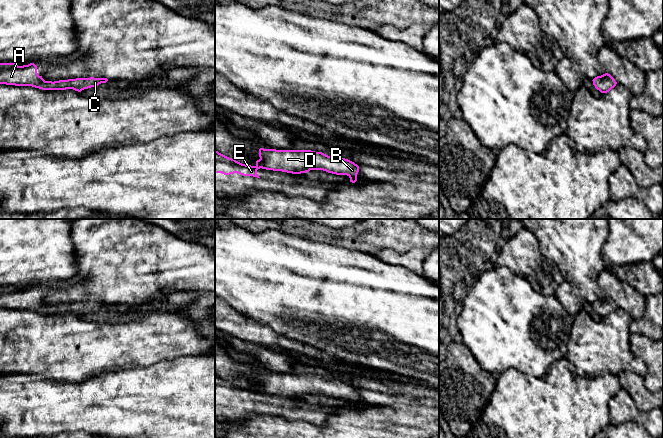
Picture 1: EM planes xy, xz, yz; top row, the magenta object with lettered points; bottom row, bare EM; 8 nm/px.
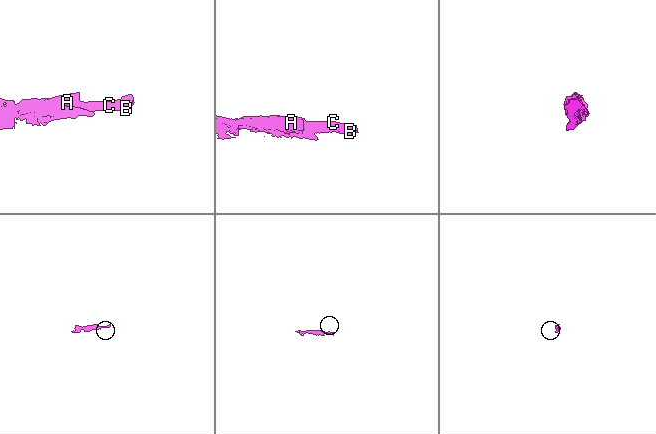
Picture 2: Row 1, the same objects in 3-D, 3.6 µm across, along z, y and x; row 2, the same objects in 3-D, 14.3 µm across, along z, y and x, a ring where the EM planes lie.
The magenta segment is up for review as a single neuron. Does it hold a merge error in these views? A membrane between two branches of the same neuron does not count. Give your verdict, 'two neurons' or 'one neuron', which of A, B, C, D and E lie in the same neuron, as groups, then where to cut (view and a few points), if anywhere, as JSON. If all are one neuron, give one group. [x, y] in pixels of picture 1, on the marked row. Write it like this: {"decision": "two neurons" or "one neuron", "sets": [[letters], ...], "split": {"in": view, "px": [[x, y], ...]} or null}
{"decision": "one neuron", "sets": [["A", "B", "C", "D", "E"]], "split": null}

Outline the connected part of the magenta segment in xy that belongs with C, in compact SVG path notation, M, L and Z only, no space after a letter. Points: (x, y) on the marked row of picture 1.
M0 63L0 84L15 86L32 86L42 90L66 90L73 89L81 92L84 89L97 87L106 83L107 78L76 78L59 81L45 81L37 73L34 63L18 66L16 63Z

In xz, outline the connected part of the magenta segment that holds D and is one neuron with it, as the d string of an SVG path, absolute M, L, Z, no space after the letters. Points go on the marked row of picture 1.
M259 149L260 159L255 166L242 164L215 151L215 173L230 175L238 173L243 176L260 178L257 170L282 171L301 174L310 170L323 170L336 175L347 175L350 182L357 181L359 166L354 162L338 155L328 156L322 152L311 150L276 150Z

